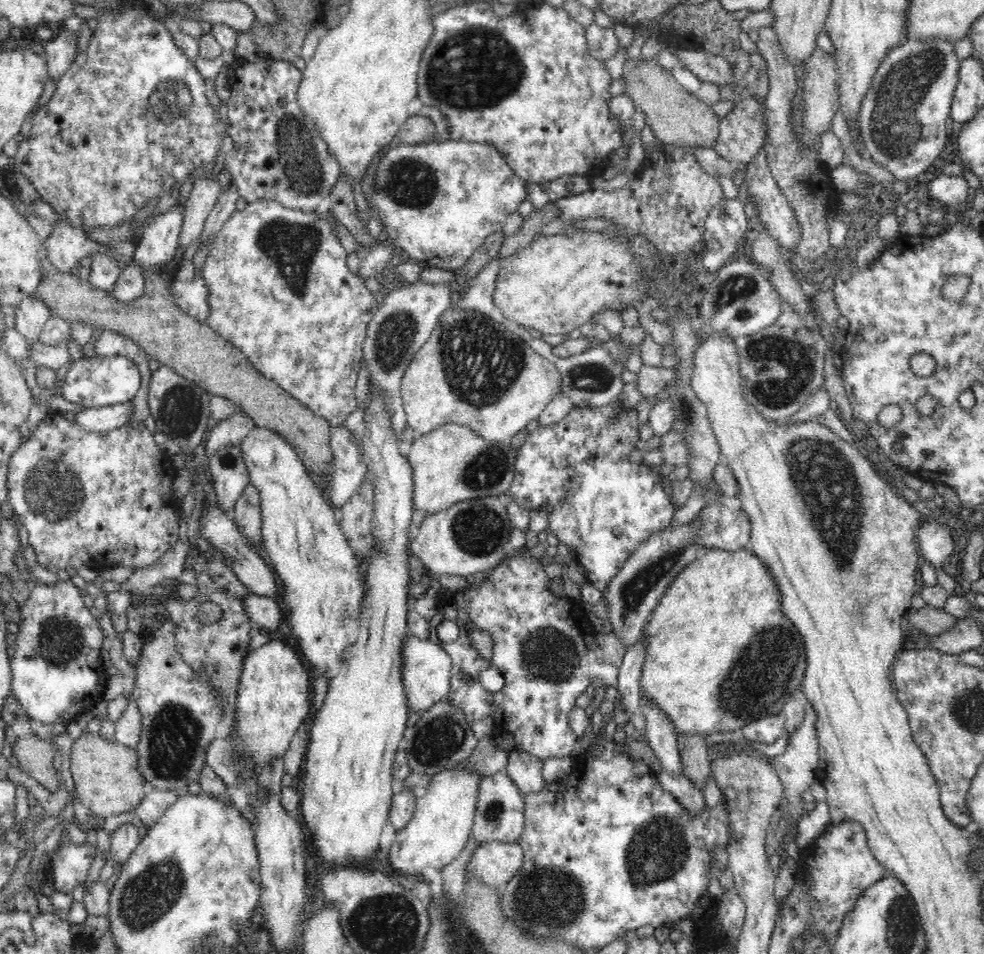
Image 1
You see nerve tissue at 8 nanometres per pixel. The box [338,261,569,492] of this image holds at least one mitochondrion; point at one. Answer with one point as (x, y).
(473, 337)

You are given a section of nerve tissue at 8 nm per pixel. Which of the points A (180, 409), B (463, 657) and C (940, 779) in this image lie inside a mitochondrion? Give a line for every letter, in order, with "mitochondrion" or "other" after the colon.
A: mitochondrion
B: other
C: other

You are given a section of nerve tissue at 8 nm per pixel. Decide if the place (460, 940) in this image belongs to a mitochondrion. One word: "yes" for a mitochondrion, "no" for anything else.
yes

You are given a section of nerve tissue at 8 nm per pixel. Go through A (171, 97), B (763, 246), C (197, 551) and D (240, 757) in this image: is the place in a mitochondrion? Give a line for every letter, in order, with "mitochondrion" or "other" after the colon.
A: mitochondrion
B: other
C: other
D: other

